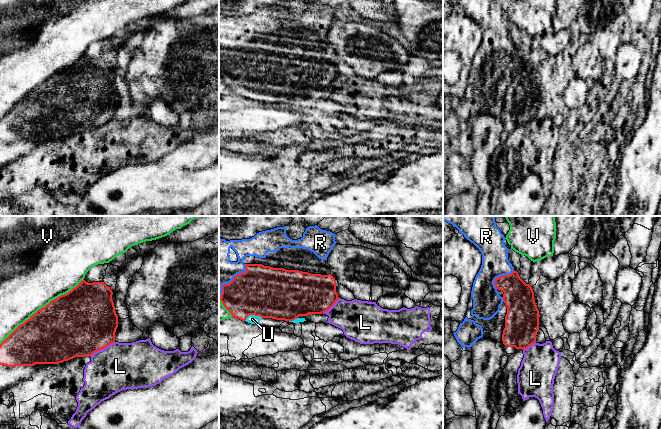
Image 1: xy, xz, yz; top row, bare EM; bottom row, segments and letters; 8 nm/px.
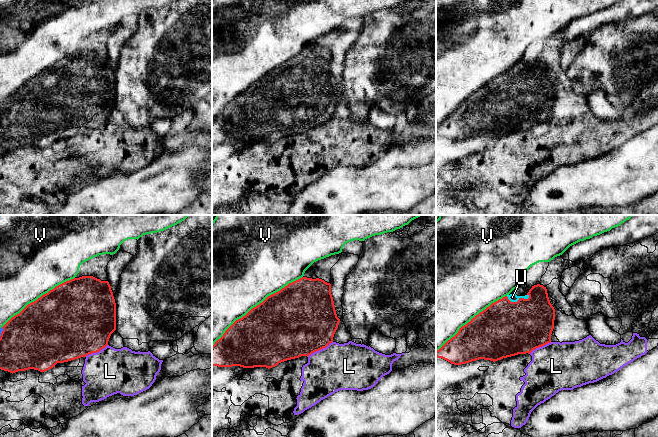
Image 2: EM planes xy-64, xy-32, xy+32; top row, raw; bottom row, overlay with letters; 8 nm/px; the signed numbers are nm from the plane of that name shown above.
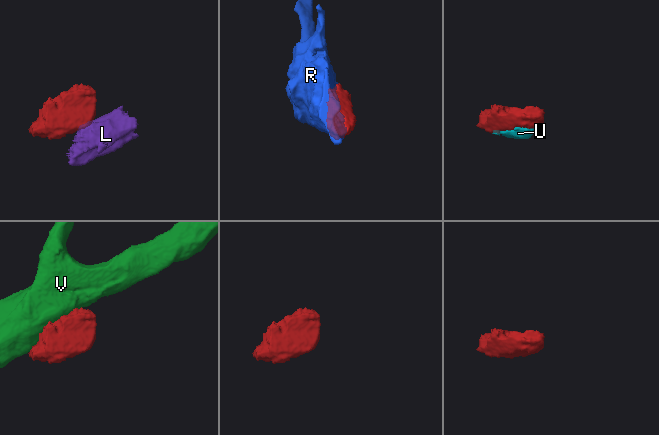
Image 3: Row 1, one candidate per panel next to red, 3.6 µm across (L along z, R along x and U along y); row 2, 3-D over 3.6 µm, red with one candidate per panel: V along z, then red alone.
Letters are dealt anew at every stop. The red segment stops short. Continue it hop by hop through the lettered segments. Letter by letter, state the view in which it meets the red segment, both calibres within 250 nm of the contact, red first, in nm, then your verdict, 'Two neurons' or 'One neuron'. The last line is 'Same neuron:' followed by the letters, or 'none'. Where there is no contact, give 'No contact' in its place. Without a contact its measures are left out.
L: Touches red in xy. Thickness 500 nm (red) against 380 nm. Two neurons
R: Touches red in yz. Thickness 240 nm (red) against 220 nm. One neuron
U: Touches red in xz. Thickness 400 nm (red) against 70 nm. One neuron
V: Touches red in xy. Thickness 480 nm (red) against 480 nm. Two neurons
Same neuron: R, U

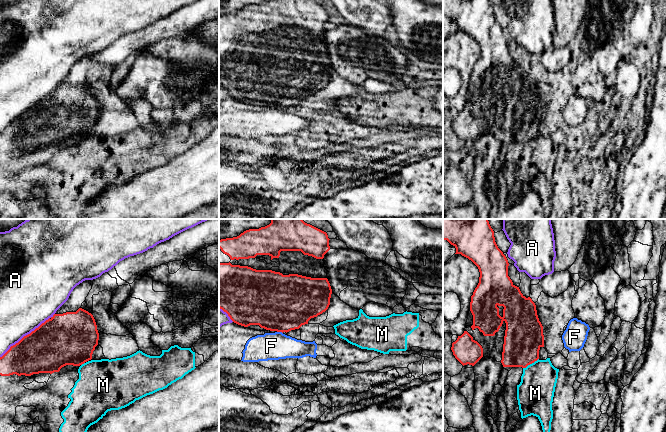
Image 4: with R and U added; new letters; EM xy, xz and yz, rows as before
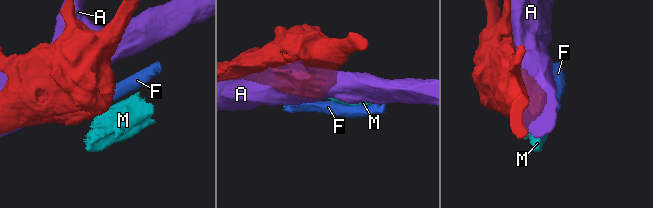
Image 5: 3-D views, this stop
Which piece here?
A: Touches red in xy. Thickness 400 nm (red) against 420 nm. Two neurons
F: Touches red in xz. Thickness 460 nm (red) against 220 nm. Two neurons
M: Touches red in yz. Thickness 300 nm (red) against 300 nm. Two neurons
Same neuron: none

